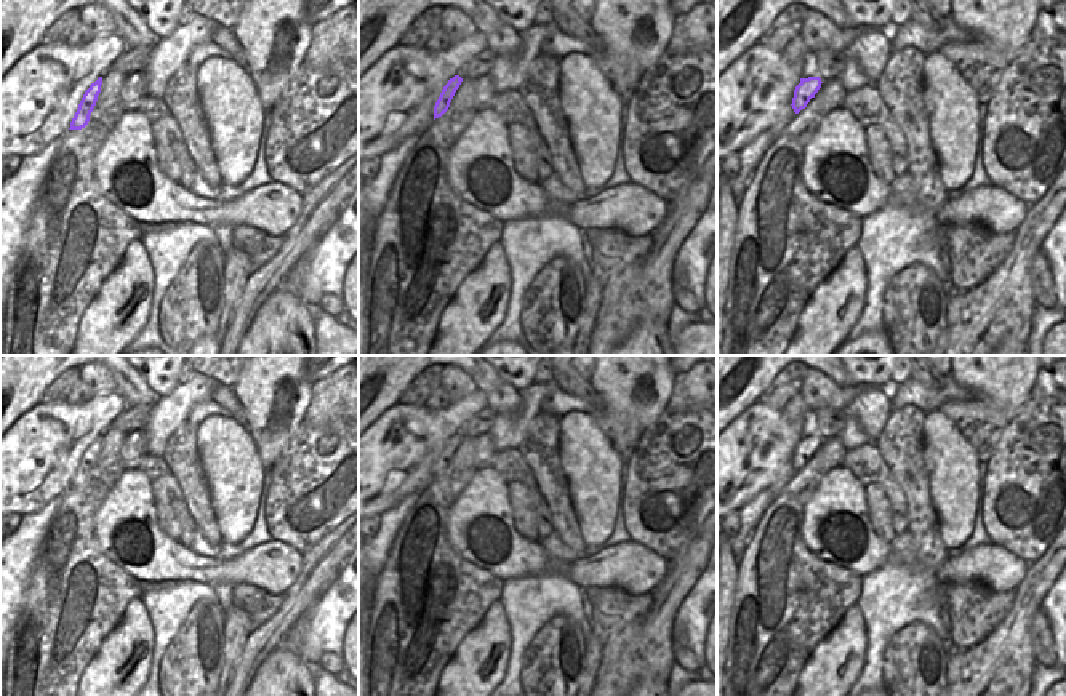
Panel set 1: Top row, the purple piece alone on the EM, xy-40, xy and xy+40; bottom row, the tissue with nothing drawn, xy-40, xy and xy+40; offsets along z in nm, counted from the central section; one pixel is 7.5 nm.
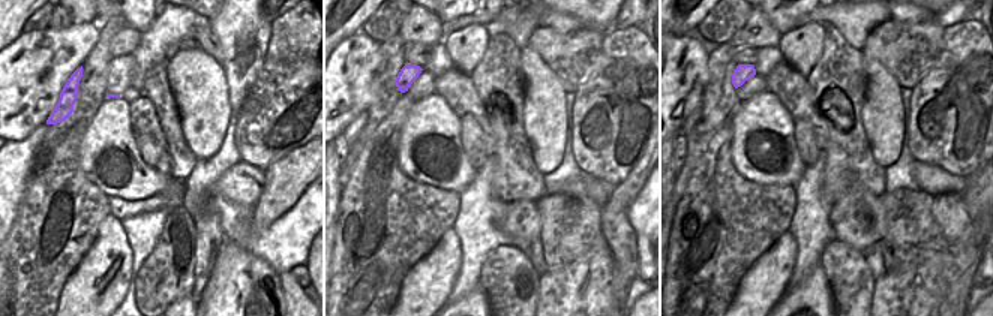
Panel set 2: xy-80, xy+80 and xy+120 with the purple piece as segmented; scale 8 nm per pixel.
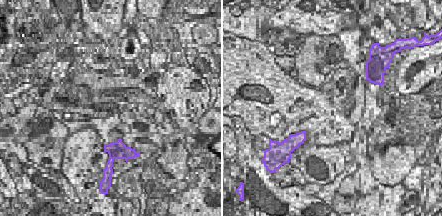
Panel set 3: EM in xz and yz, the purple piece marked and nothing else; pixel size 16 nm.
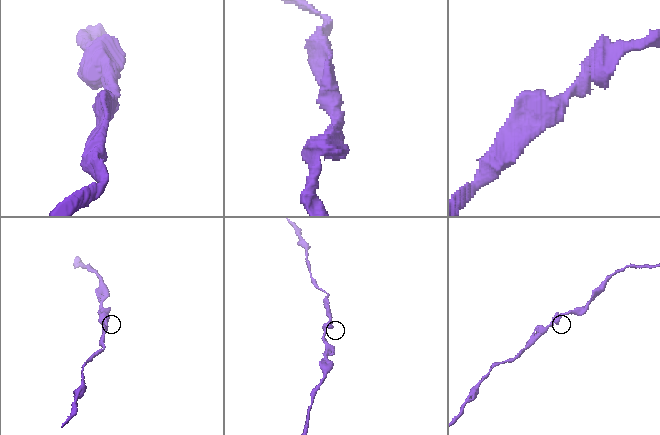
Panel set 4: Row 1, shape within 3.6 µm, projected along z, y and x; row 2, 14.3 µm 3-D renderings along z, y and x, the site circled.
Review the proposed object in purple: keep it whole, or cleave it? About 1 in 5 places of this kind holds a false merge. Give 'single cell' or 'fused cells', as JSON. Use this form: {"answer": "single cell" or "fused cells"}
{"answer": "single cell"}

